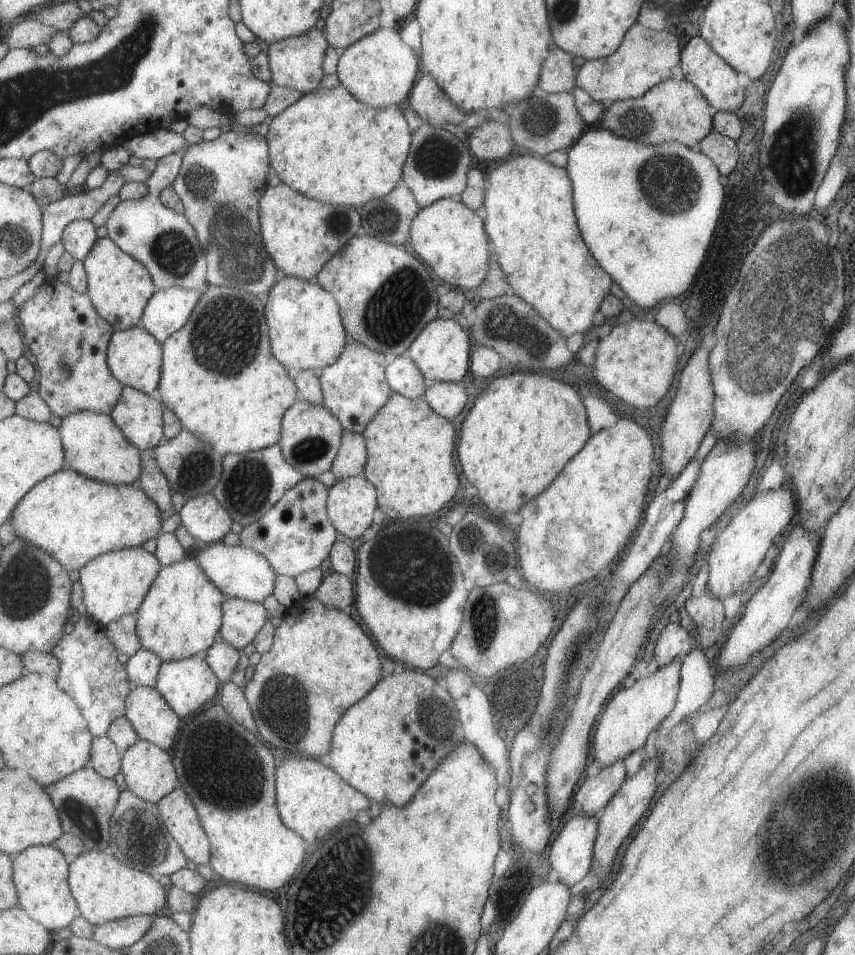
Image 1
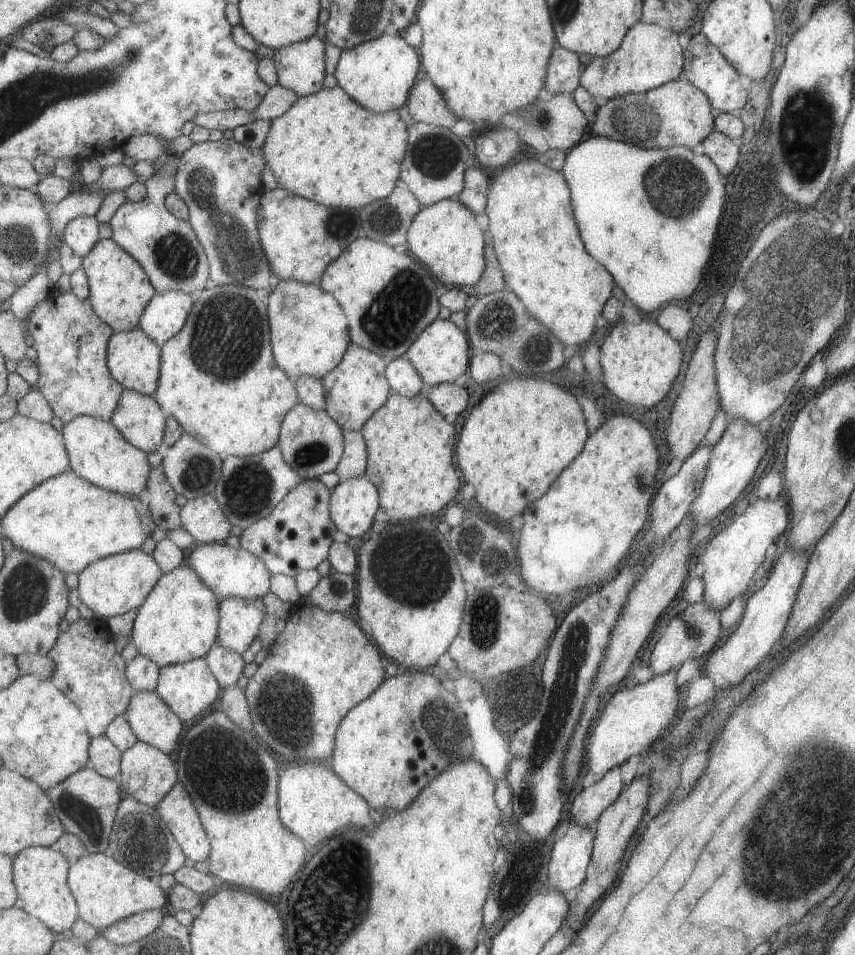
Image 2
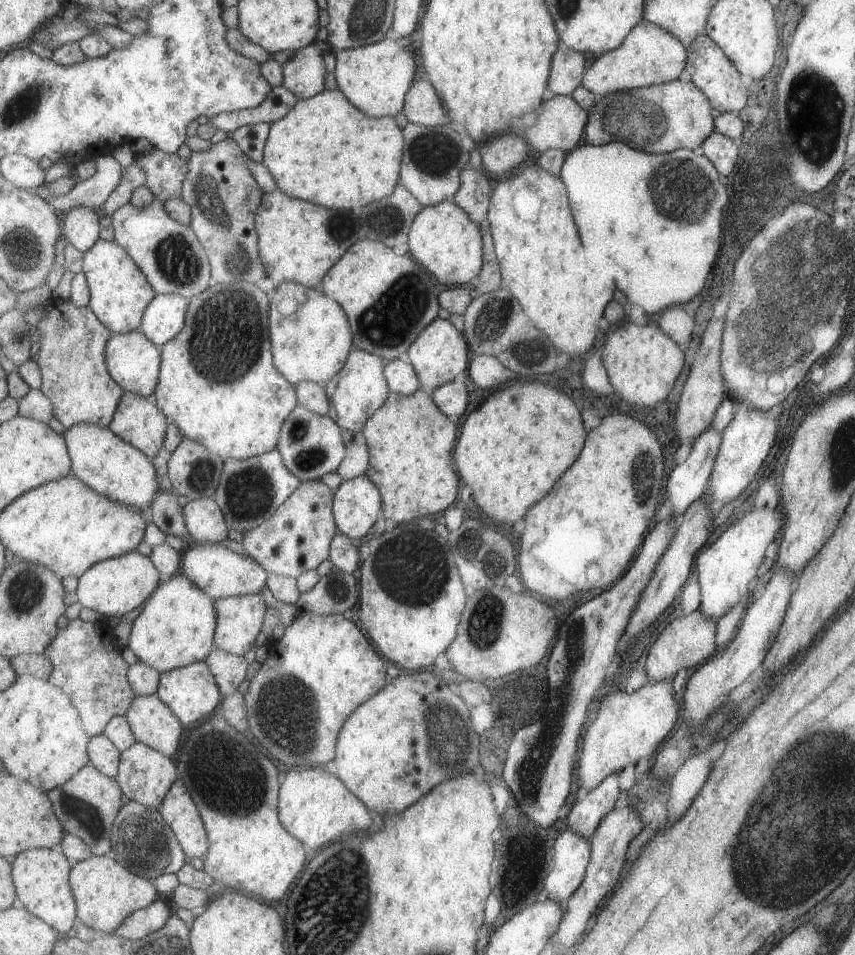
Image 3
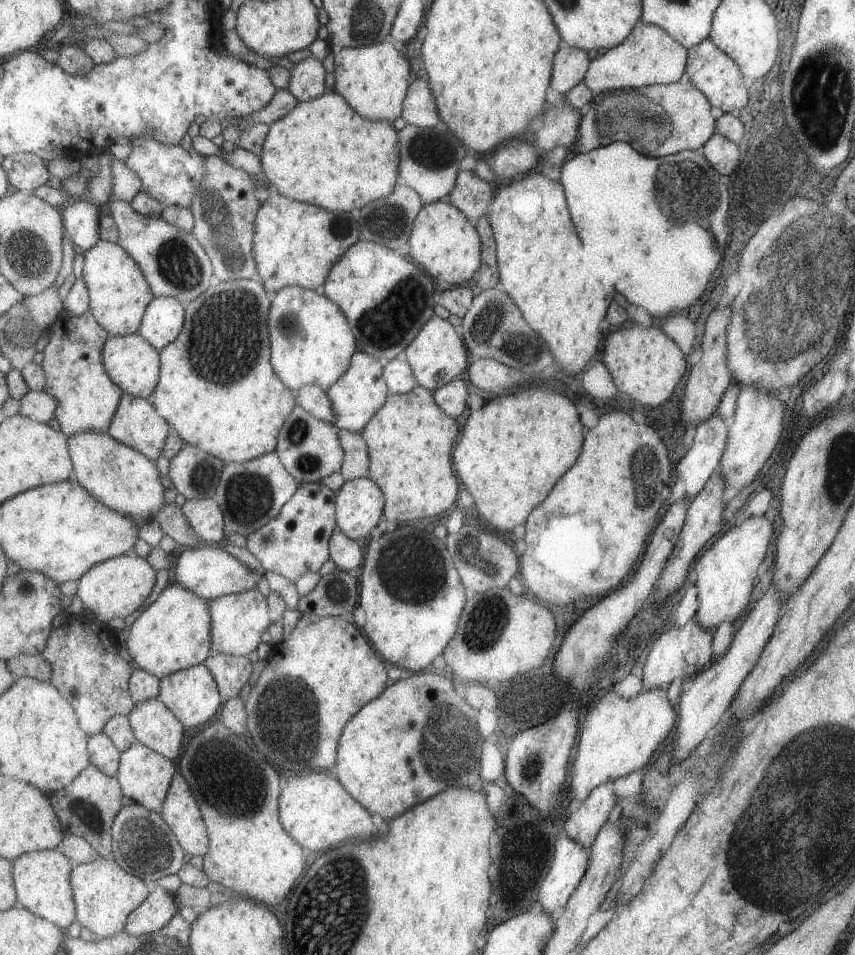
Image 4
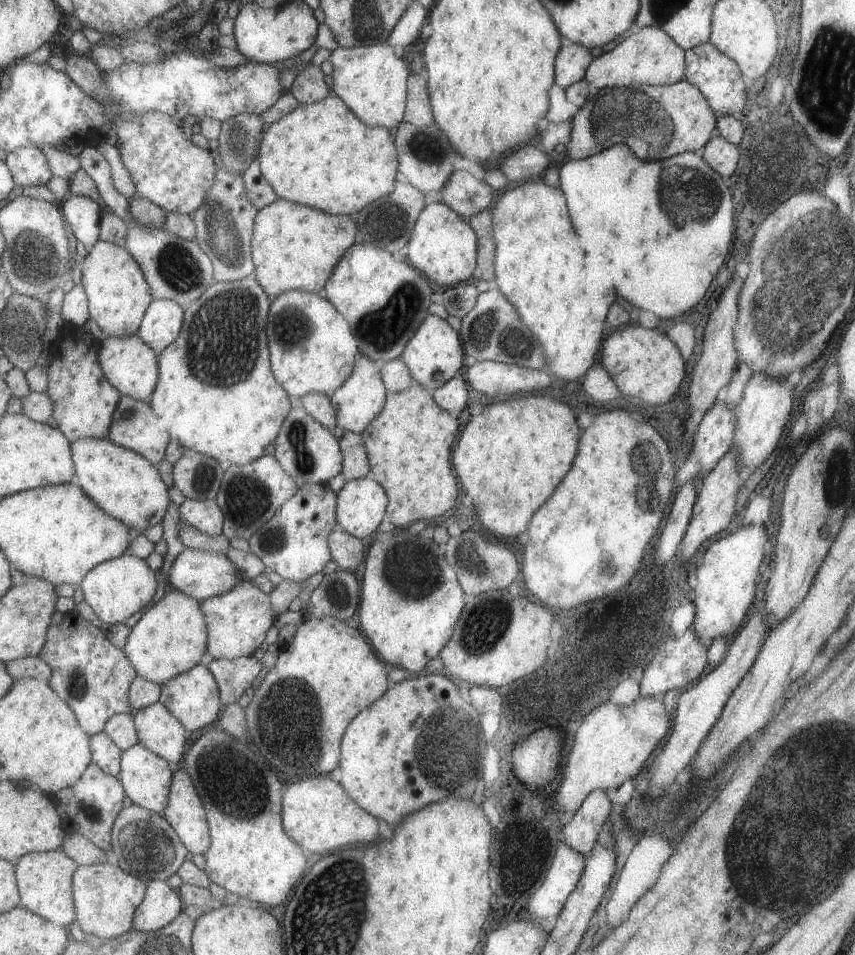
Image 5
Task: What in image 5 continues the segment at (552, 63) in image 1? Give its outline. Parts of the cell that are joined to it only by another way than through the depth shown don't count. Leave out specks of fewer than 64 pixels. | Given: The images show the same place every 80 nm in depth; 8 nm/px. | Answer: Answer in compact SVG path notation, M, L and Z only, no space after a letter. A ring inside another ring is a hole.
M572 43L560 47L554 60L554 83L565 88L584 78L586 68L594 59L584 46Z

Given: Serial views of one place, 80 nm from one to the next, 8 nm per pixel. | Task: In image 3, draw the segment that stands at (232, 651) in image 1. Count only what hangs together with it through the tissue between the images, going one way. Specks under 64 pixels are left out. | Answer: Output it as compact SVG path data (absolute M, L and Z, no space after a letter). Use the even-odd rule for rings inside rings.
M215 645L206 662L224 696L238 692L239 686L247 680L250 661L245 656L224 652Z

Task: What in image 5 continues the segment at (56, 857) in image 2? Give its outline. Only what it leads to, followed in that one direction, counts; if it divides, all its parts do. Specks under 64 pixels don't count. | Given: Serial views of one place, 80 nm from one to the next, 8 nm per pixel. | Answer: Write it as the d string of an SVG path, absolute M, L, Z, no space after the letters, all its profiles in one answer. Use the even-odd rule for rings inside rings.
M62 849L47 851L46 853L33 851L27 853L15 865L18 886L22 896L22 906L43 918L68 928L75 920L78 920L74 899L74 876L80 865L76 860L73 860Z

